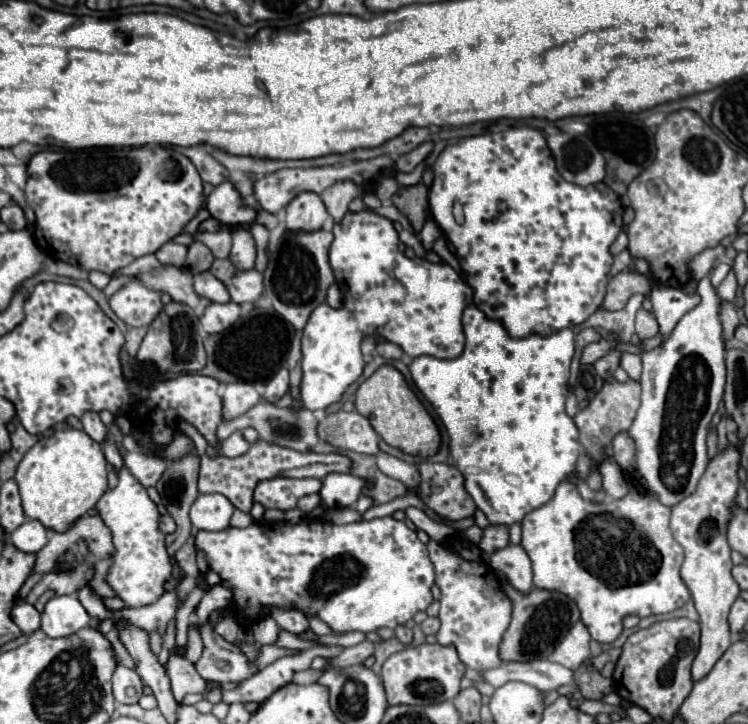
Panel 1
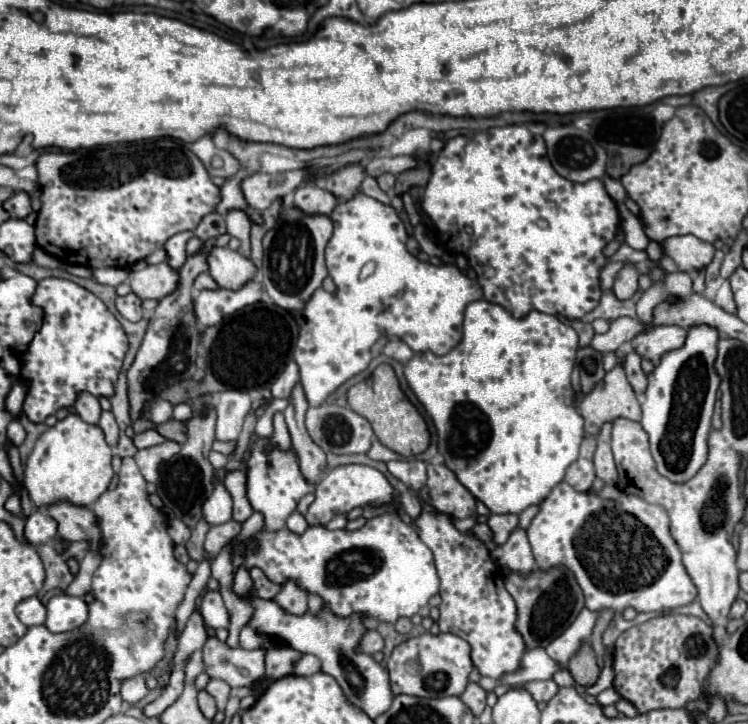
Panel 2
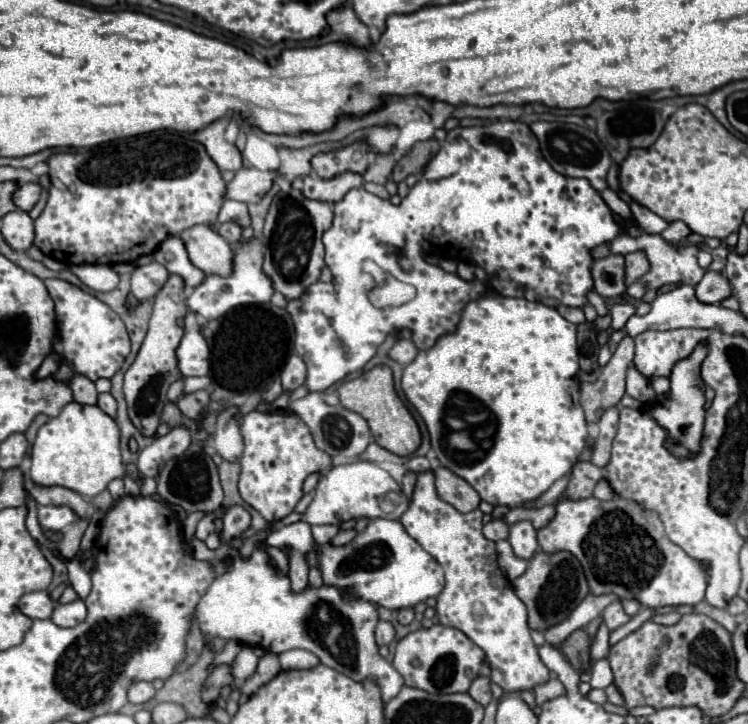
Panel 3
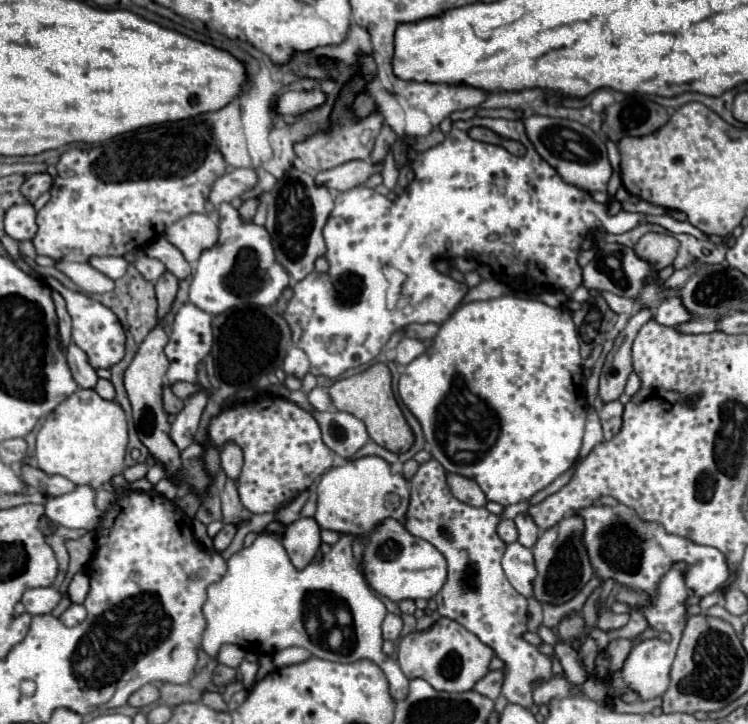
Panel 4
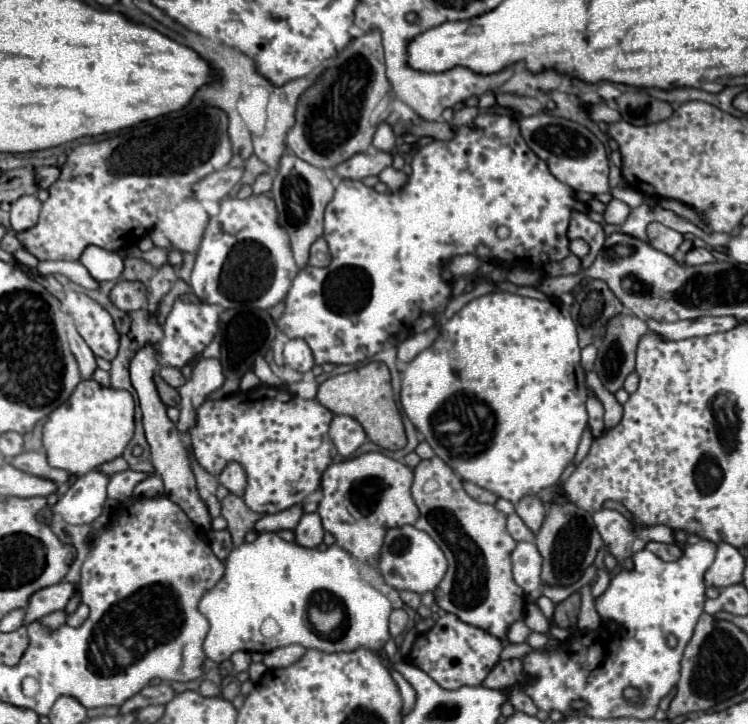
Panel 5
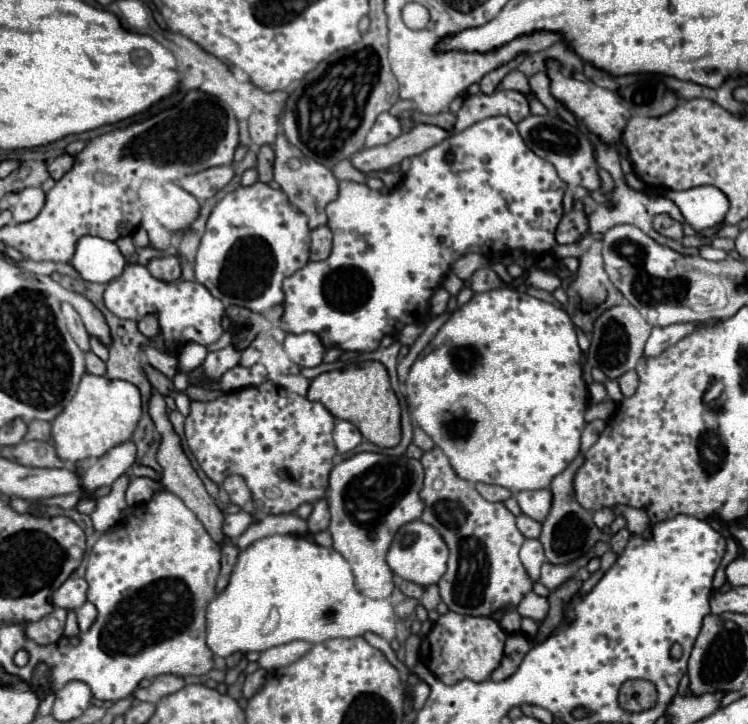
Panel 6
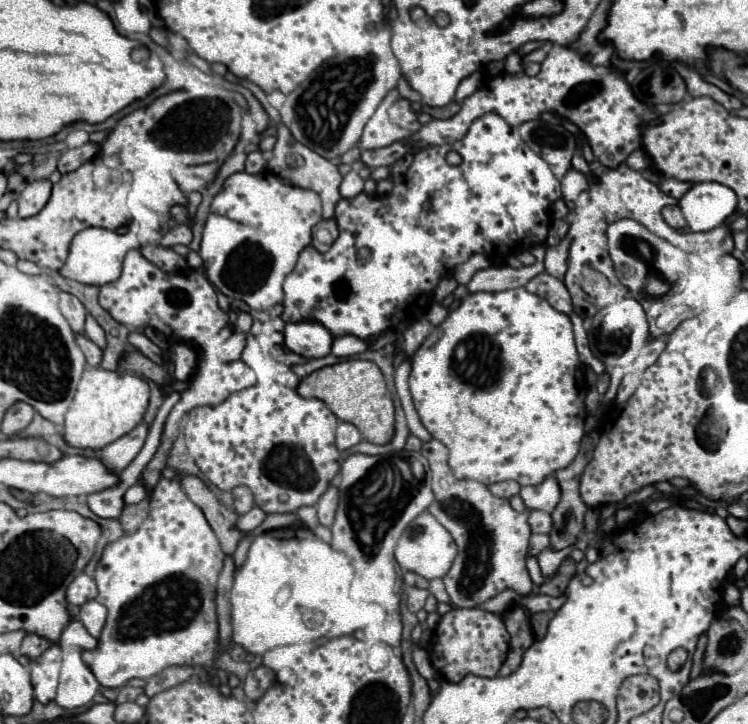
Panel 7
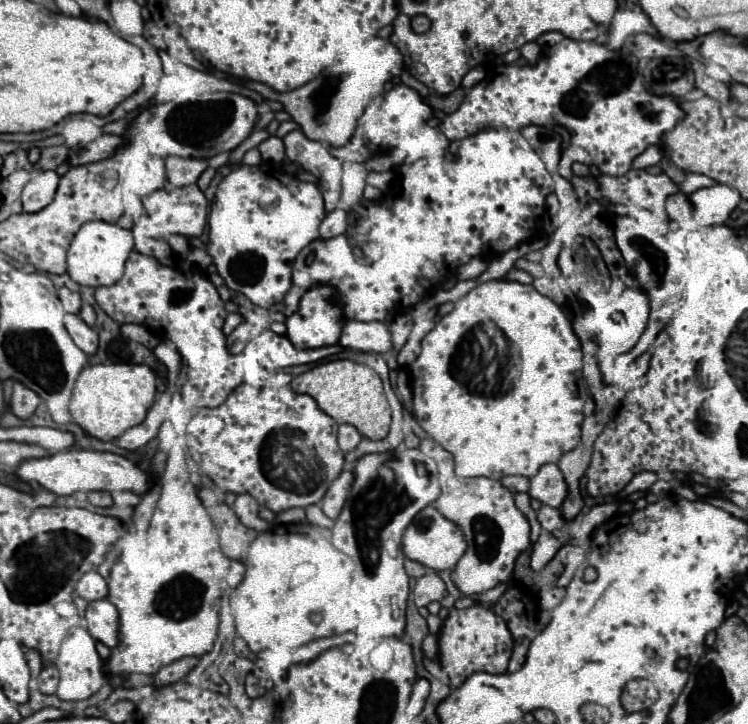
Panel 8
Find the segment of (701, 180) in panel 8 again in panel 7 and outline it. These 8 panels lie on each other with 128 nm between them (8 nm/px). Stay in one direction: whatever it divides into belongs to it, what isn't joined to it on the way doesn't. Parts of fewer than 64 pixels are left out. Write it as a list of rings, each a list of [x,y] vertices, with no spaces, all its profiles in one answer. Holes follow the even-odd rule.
[[[664,180],[662,184],[660,184],[660,188],[666,192],[666,194],[670,194],[670,196],[674,196],[676,200],[680,200],[682,196],[684,196],[684,190],[690,190],[692,188],[692,182],[680,182],[680,180]]]

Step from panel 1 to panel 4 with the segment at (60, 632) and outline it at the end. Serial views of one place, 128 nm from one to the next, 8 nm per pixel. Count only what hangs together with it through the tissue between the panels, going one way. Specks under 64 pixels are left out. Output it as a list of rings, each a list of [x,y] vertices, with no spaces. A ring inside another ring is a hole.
[[[72,604],[72,606],[60,616],[60,620],[62,620],[66,626],[80,624],[84,618],[86,618],[86,608],[84,608],[82,604]]]

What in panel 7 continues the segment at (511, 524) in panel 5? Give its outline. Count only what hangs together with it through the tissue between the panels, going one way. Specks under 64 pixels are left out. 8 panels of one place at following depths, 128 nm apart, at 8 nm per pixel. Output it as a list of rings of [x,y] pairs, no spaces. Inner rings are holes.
[[[532,510],[530,512],[530,518],[528,518],[530,526],[532,526],[532,532],[544,532],[548,534],[550,528],[552,528],[552,520],[550,520],[550,514],[548,512],[538,512],[538,510]]]

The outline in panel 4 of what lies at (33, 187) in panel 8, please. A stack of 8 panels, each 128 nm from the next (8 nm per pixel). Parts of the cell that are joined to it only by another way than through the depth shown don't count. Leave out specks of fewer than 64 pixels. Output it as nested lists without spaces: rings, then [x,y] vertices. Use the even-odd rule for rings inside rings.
[[[30,202],[16,204],[6,212],[4,218],[6,234],[14,240],[32,240],[36,234],[36,210]]]

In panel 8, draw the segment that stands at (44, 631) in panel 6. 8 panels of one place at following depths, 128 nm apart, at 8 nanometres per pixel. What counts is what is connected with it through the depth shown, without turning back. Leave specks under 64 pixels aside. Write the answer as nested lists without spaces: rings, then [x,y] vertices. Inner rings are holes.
[[[26,650],[26,660],[28,660],[28,666],[32,670],[32,678],[38,678],[40,670],[42,670],[42,658],[36,650]]]

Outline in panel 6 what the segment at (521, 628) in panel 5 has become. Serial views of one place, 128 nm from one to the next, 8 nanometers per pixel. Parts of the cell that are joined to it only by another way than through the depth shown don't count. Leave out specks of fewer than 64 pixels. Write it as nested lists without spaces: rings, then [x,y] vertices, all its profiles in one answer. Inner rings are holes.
[[[508,610],[504,614],[504,618],[500,620],[500,626],[506,630],[506,632],[518,632],[520,630],[520,614],[516,610]]]

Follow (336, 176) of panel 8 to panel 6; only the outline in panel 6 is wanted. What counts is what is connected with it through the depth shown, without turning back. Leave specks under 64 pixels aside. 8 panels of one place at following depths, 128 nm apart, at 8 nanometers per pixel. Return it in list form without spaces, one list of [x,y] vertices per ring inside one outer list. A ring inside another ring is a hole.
[[[282,132],[274,142],[274,152],[276,152],[274,180],[288,194],[290,204],[300,208],[310,218],[308,222],[310,228],[318,228],[326,224],[326,204],[330,204],[330,200],[338,196],[338,180],[334,178],[332,170],[326,168],[324,164],[318,164],[316,160],[310,160],[308,156],[302,156],[302,152],[298,152],[298,148],[294,148]]]

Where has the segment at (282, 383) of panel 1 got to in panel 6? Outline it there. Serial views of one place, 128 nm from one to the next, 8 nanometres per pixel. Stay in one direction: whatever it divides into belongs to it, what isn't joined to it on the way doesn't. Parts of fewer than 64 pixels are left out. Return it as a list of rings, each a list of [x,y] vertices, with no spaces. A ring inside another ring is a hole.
[[[304,332],[304,334],[286,334],[284,338],[284,350],[292,362],[298,366],[310,368],[318,366],[324,358],[326,346],[322,344],[322,338],[314,332]]]

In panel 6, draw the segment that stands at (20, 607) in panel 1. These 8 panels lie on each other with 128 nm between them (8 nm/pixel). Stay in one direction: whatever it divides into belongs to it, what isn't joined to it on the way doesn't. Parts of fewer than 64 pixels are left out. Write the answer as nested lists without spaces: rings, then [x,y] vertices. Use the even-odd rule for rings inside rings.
[[[72,576],[68,578],[50,598],[50,602],[54,606],[62,606],[66,610],[76,610],[86,602],[86,592],[88,592],[88,584],[84,578]]]

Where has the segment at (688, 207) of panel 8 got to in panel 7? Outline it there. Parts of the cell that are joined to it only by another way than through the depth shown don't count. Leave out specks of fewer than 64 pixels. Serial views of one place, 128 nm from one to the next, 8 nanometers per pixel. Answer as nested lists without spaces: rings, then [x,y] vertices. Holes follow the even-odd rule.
[[[678,204],[666,206],[666,208],[662,210],[662,216],[664,216],[664,220],[666,220],[672,228],[684,228],[684,226],[686,226],[686,220],[684,220],[682,210],[678,208]]]

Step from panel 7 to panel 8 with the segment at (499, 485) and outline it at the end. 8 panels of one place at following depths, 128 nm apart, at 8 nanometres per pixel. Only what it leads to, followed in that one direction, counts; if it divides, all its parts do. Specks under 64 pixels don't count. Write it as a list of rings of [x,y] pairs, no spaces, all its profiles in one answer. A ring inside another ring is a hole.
[[[504,476],[502,484],[510,490],[510,492],[528,492],[530,488],[530,478],[526,476]]]

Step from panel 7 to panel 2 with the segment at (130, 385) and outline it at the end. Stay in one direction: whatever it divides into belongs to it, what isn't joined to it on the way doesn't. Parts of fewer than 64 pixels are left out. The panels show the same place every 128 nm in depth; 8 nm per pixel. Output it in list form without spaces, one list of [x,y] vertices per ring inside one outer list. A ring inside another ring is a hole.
[[[68,414],[40,434],[24,466],[24,486],[36,506],[50,506],[60,500],[90,506],[108,490],[112,478],[112,448],[106,444],[102,428],[86,424],[78,414]]]

